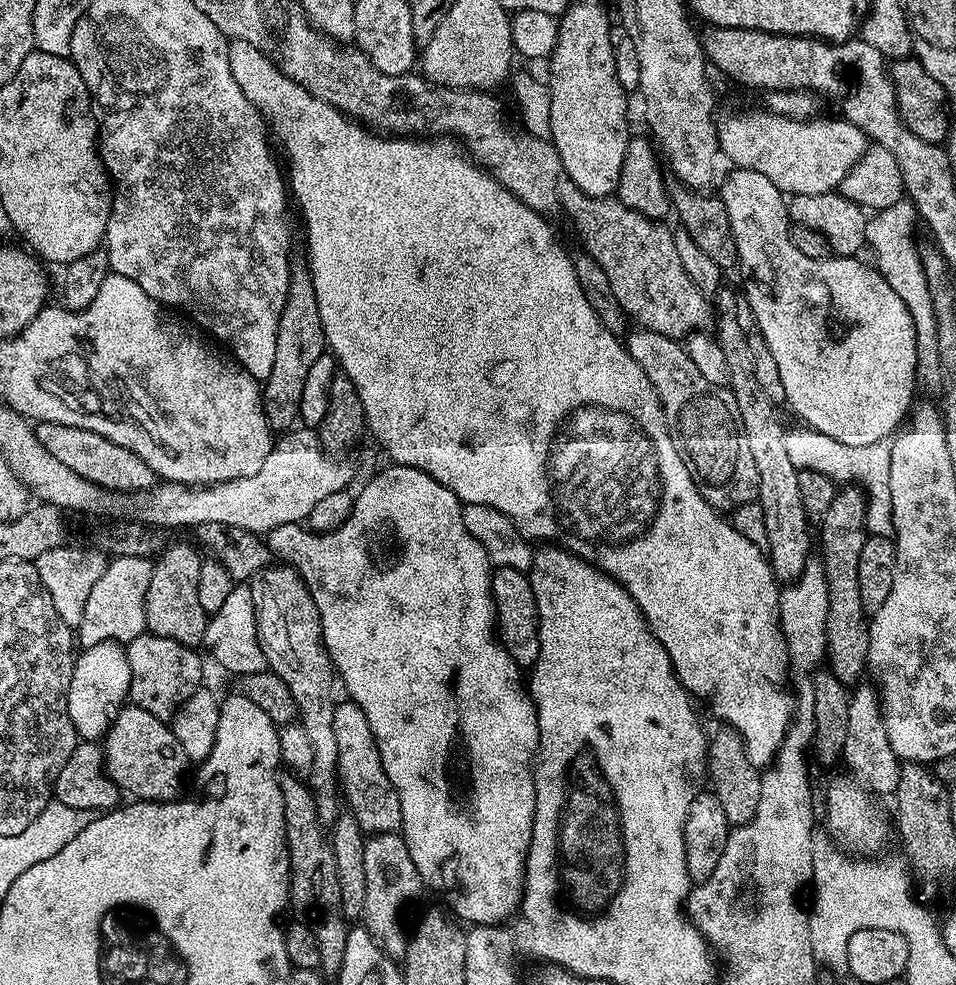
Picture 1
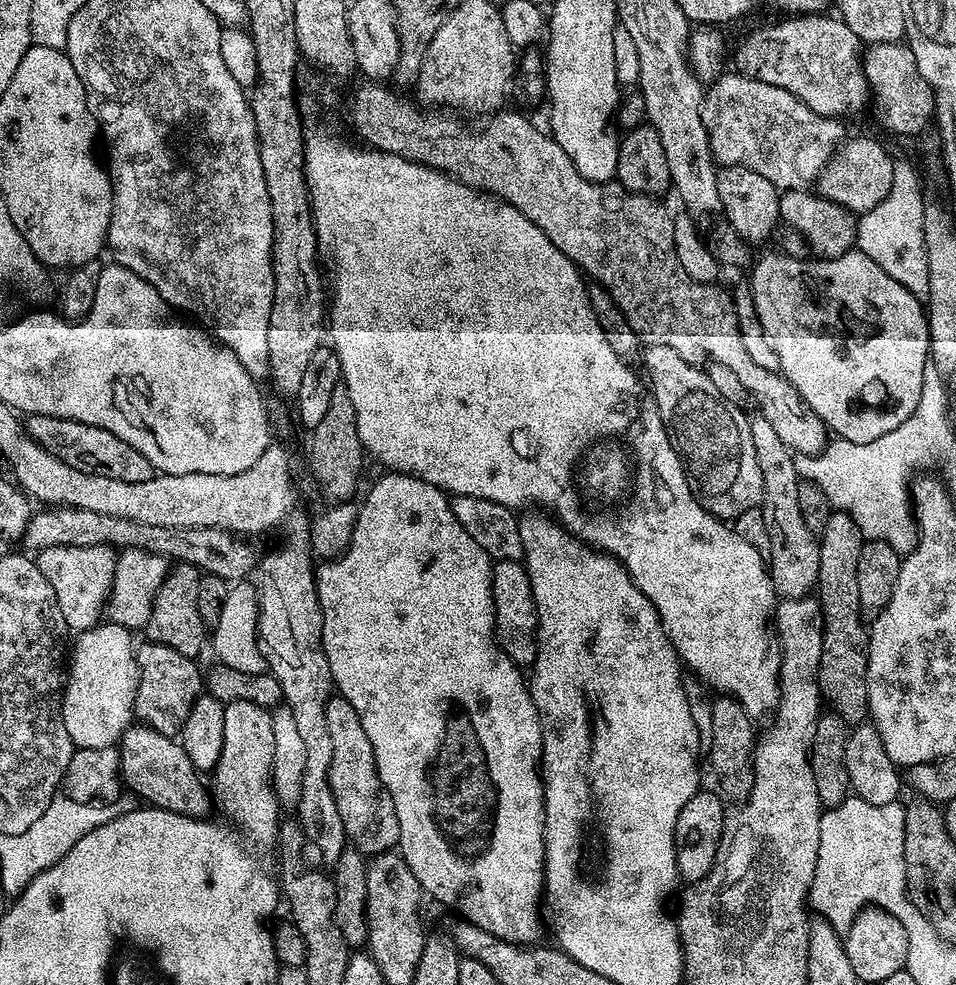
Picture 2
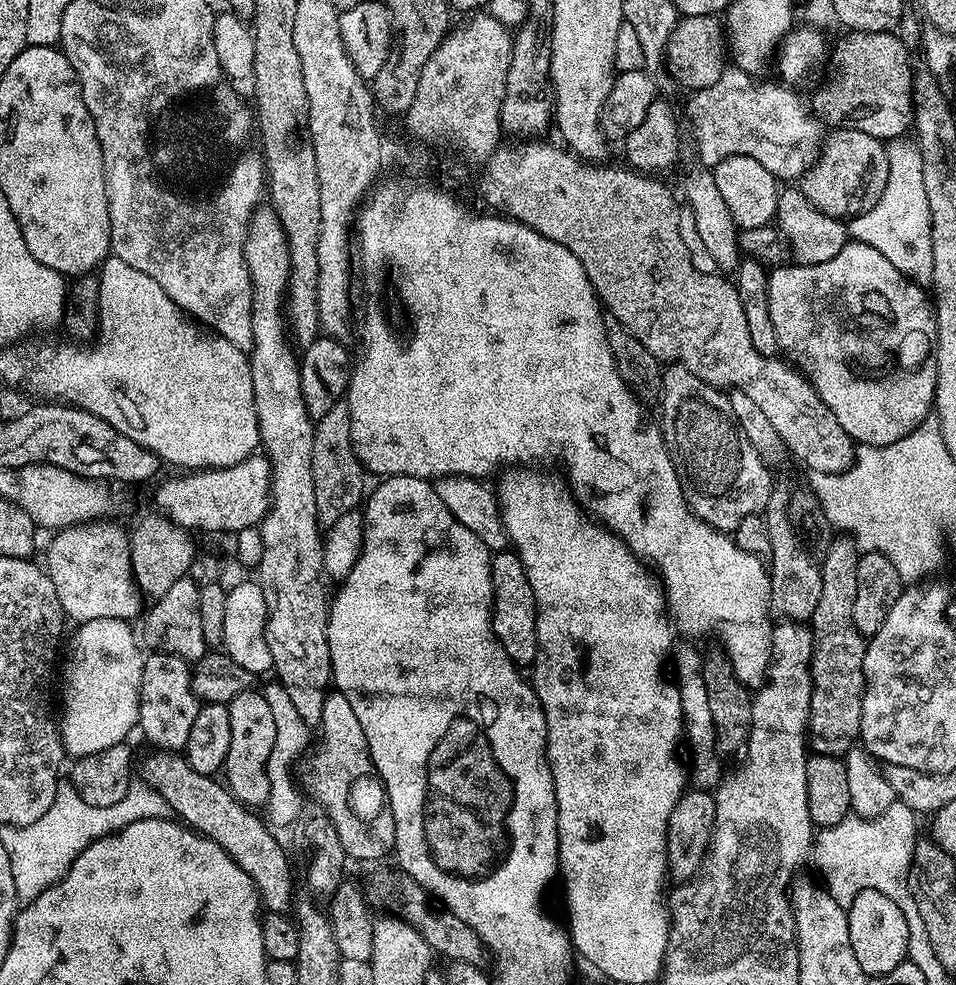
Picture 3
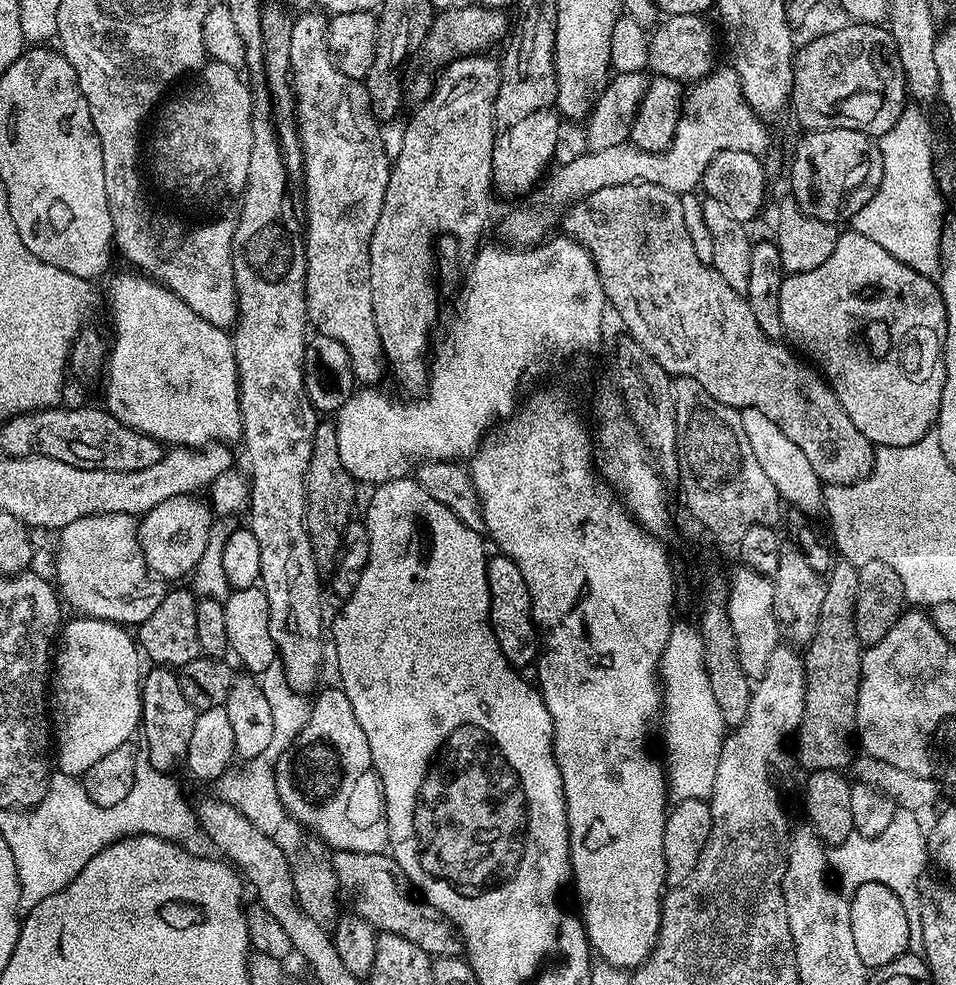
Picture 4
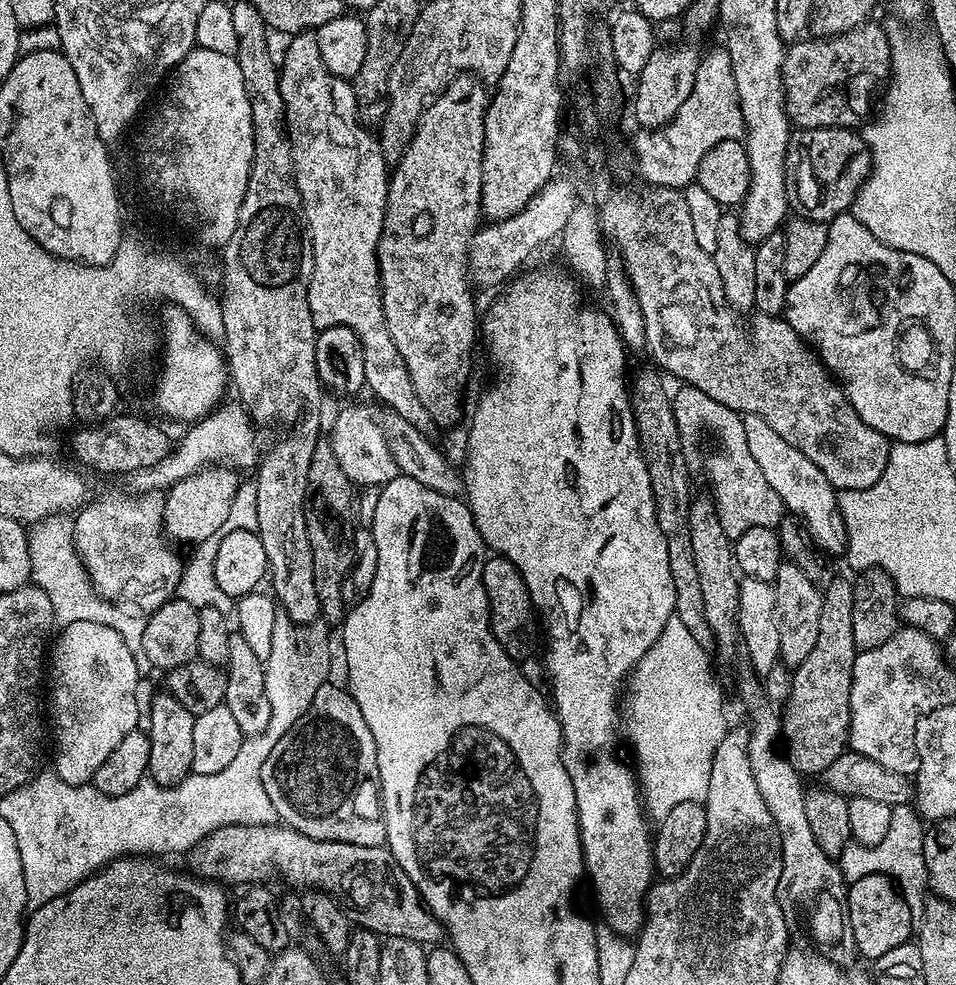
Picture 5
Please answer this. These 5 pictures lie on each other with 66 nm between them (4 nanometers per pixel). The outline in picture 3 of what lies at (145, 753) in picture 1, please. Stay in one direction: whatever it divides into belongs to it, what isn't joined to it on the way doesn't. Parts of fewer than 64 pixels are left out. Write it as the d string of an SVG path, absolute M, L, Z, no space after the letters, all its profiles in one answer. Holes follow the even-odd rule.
M152 750L149 753L149 756L144 760L143 783L150 785L158 794L162 794L162 798L168 804L169 809L173 813L177 812L175 815L187 827L191 828L193 832L199 832L208 840L214 841L218 846L222 846L222 850L226 850L226 854L230 854L230 858L234 858L234 862L238 862L238 866L242 866L242 870L246 870L246 874L250 874L250 878L260 895L261 905L267 911L291 913L294 908L292 864L288 861L283 846L272 837L274 835L273 829L261 817L260 821L252 813L255 811L249 810L241 804L219 779L198 774L198 770L191 768L183 755L172 750Z

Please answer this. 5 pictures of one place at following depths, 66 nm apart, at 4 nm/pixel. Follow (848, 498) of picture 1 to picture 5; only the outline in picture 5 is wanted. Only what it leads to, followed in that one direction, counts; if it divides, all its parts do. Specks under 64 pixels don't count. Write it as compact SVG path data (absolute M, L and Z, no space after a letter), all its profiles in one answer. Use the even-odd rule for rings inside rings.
M834 578L823 589L822 615L818 625L818 643L806 657L806 662L799 664L791 673L792 686L788 691L788 699L783 701L782 714L782 748L786 753L790 766L799 772L801 777L819 777L848 748L848 731L850 730L850 686L852 671L856 661L857 647L854 642L854 590L852 580Z

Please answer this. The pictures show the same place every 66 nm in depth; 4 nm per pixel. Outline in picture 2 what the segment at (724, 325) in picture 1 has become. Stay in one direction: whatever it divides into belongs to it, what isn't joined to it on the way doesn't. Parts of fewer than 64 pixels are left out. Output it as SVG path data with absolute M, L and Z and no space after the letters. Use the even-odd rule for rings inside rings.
M761 414L751 417L750 434L754 438L754 454L758 454L758 470L762 470L764 496L758 507L762 518L766 518L766 530L770 534L770 554L766 563L768 575L772 577L772 588L777 597L785 600L813 595L818 588L820 542L817 533L806 526L798 507L798 482L801 479L795 472L795 455Z

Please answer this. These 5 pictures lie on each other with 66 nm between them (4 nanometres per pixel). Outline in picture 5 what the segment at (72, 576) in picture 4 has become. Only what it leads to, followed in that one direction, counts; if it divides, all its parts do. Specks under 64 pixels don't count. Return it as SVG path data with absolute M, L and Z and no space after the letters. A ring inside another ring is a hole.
M159 491L129 495L108 492L97 500L89 499L75 513L76 553L88 571L93 588L105 600L117 605L133 604L144 614L151 614L155 608L173 599L179 589L182 560L162 539L164 496Z

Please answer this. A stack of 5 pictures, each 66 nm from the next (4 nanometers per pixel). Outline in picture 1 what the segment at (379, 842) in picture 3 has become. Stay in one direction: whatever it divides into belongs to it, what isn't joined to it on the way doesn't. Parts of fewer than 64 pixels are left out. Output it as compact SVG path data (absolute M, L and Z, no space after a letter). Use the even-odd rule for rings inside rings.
M341 700L334 707L334 739L340 751L338 784L343 799L348 799L347 811L366 834L396 832L402 825L402 806L390 778L386 778L374 734L370 734L370 722L366 722L366 714L353 700Z

